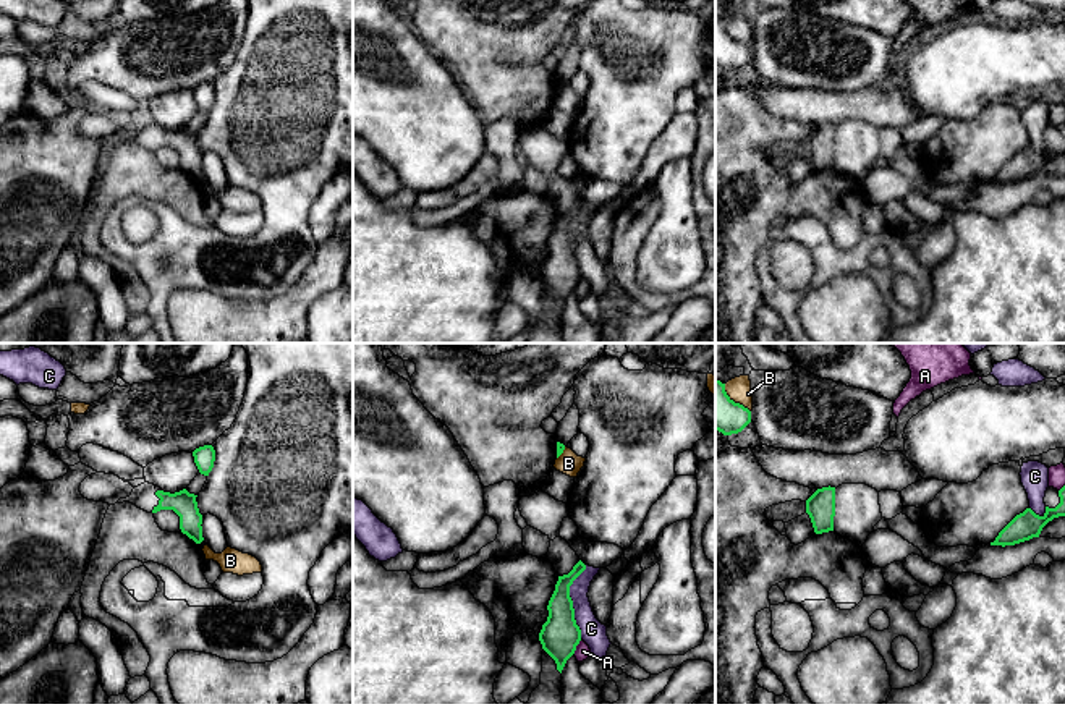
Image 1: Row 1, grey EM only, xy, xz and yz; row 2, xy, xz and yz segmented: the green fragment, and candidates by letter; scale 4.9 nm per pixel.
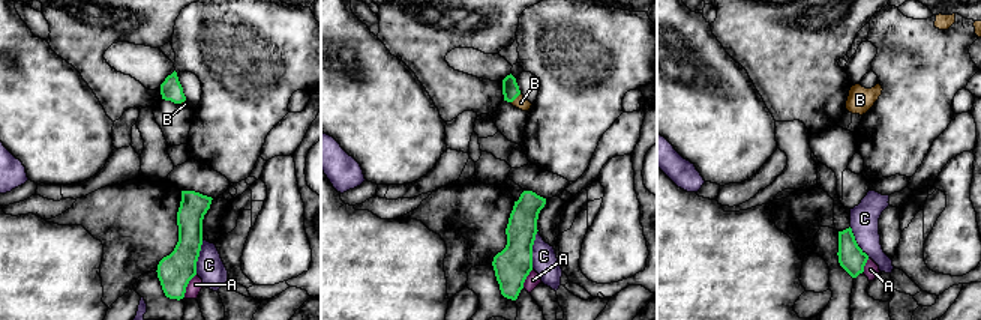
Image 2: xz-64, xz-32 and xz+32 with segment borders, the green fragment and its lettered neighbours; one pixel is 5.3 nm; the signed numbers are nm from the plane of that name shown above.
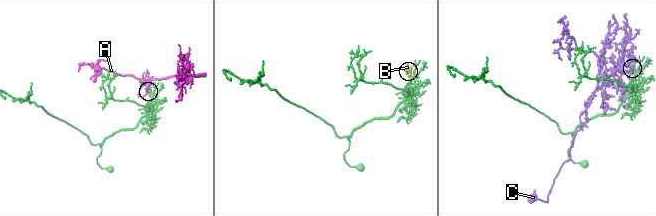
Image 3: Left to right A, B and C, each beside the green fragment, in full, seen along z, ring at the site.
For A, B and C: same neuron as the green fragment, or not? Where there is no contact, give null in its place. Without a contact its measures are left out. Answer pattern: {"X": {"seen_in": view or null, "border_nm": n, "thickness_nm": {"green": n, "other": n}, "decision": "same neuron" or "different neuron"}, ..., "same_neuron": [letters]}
{"A": {"seen_in": "xz", "border_nm": 80, "thickness_nm": {"green": 200, "other": 70}, "decision": "different neuron"}, "B": {"seen_in": "yz", "border_nm": 190, "thickness_nm": {"green": 190, "other": 120}, "decision": "different neuron"}, "C": {"seen_in": "xz", "border_nm": 360, "thickness_nm": {"green": 200, "other": 120}, "decision": "different neuron"}, "same_neuron": []}

